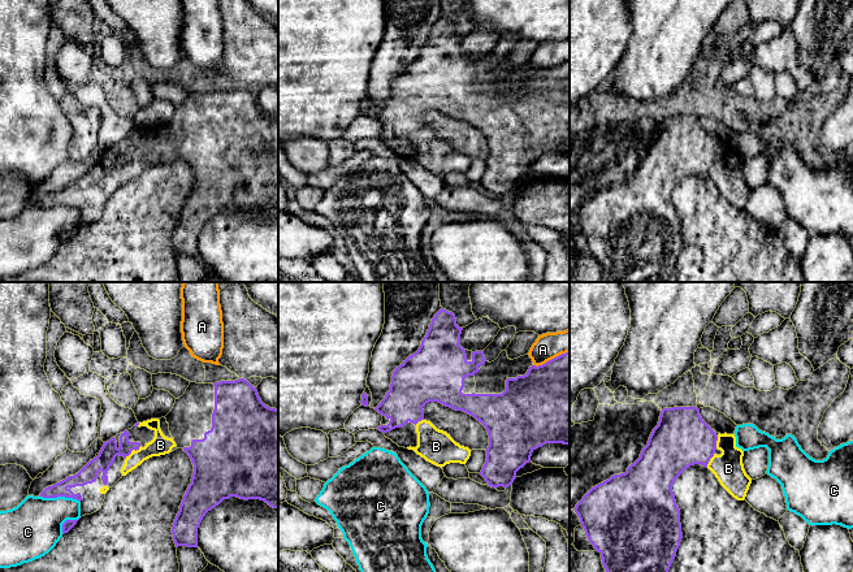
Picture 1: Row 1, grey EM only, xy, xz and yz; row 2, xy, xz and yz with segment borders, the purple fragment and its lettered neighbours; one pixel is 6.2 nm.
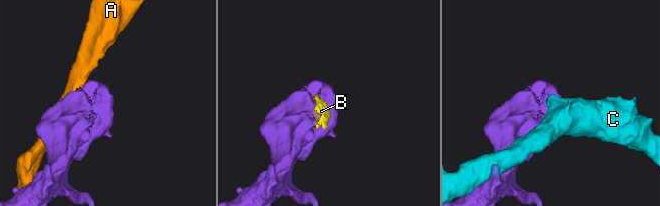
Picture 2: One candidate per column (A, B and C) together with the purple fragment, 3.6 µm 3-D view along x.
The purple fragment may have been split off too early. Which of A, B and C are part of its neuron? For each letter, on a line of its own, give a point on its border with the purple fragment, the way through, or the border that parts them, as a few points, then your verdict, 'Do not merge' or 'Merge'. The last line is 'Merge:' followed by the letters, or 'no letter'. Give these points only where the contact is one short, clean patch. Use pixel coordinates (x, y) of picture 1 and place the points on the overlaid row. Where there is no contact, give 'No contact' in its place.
A: Touches purple at xz (551, 359). Do not merge
B: Touches purple at xy (131, 450). Merge
C: Touches purple at xy (60, 495). Do not merge
Merge: B

